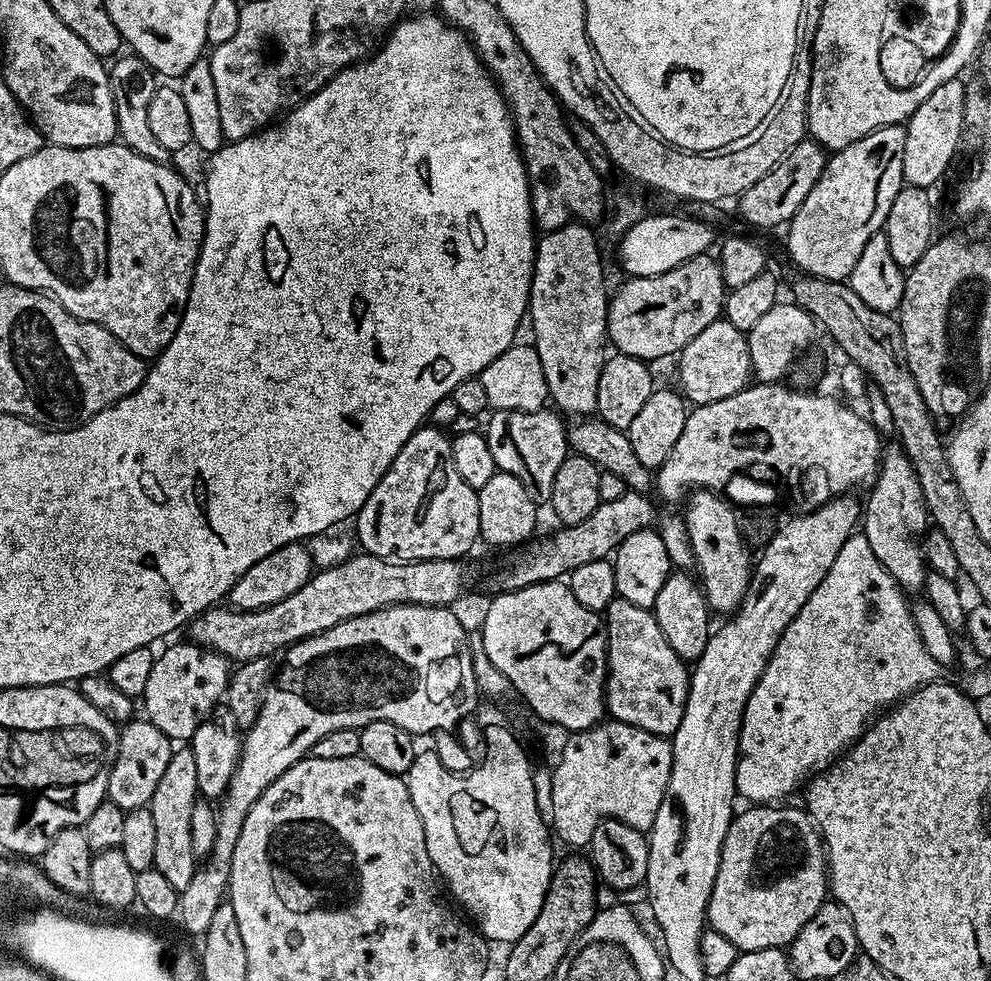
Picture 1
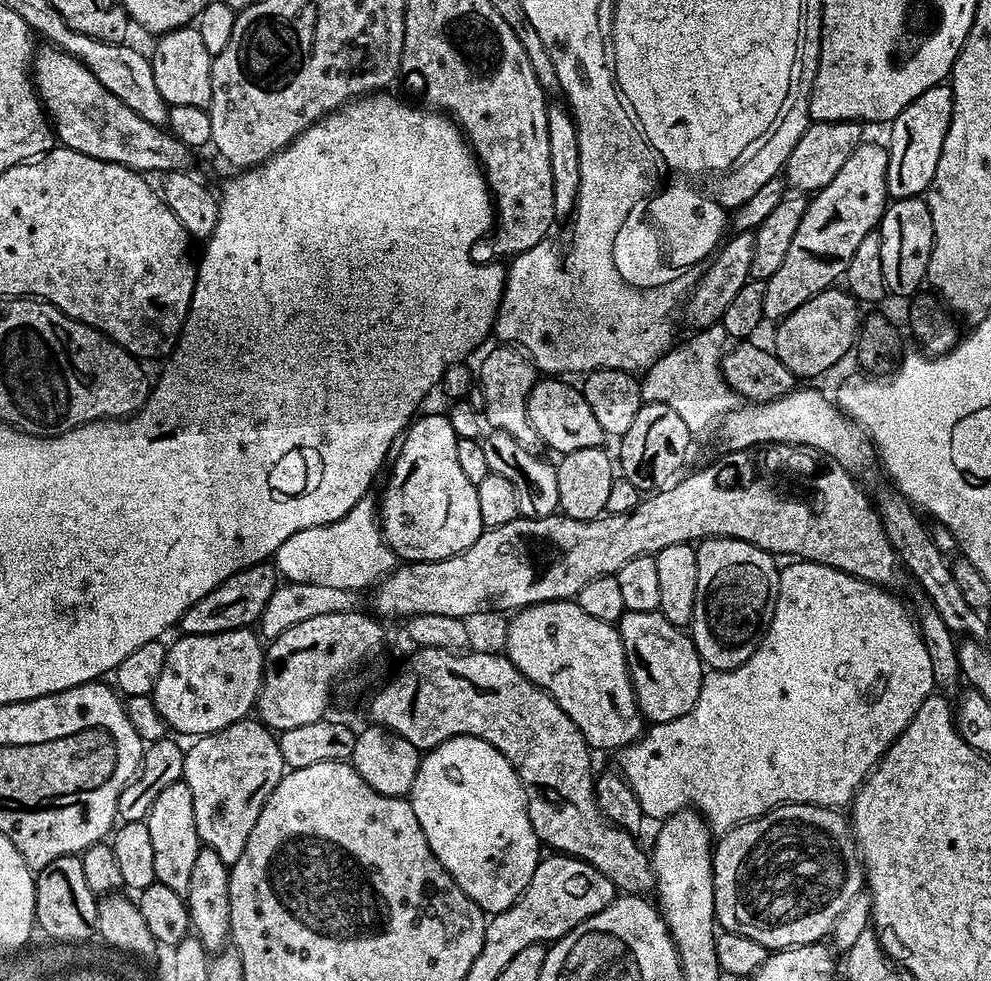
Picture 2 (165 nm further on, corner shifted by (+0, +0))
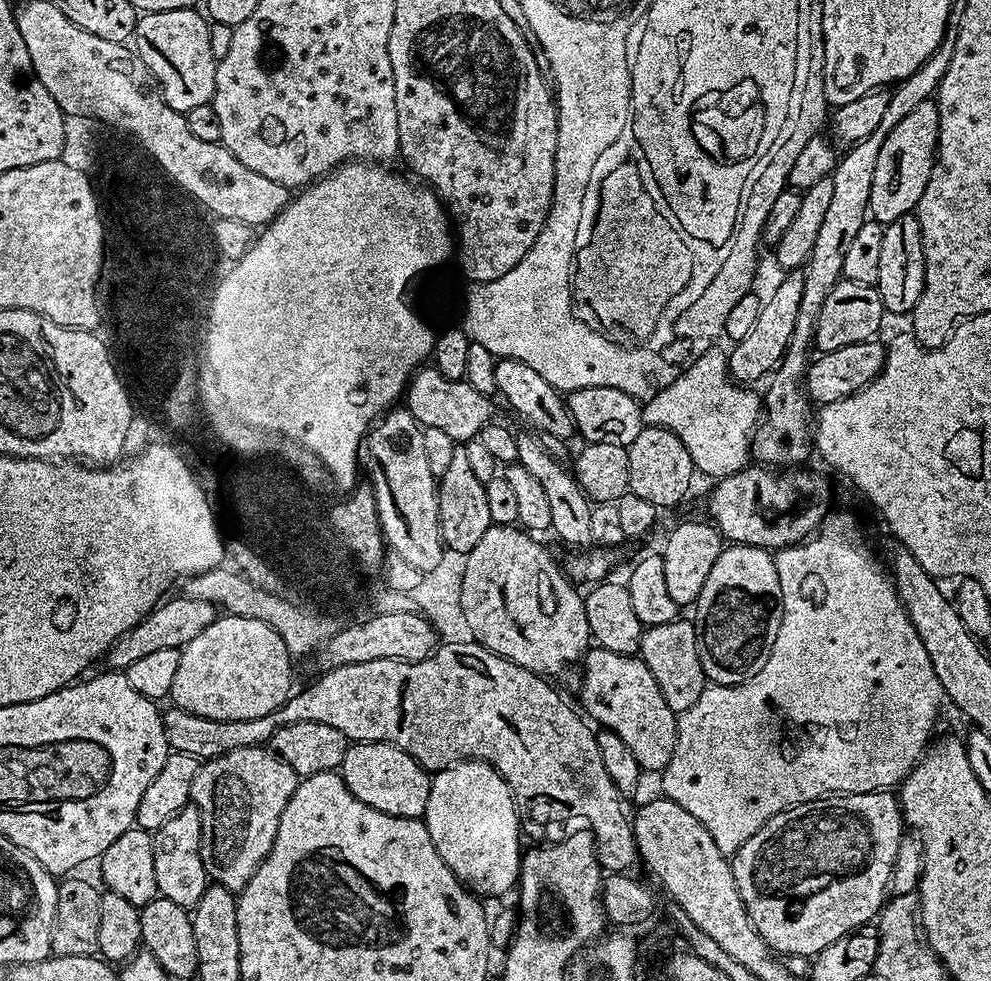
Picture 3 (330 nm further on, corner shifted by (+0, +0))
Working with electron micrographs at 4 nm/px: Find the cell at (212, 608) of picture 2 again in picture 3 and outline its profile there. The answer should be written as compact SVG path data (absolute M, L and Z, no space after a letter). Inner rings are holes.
M187 594L175 596L157 604L149 616L142 622L138 622L138 626L134 626L126 634L122 634L122 638L118 638L108 647L106 661L108 660L109 669L126 670L134 662L138 662L138 658L143 658L154 650L184 648L190 642L190 638L198 638L198 634L202 634L202 630L206 630L206 626L210 626L210 622L216 620L218 609L215 604Z

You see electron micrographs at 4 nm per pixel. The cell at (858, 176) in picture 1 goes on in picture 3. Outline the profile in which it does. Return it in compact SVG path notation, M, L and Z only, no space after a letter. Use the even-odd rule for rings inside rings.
M792 270L788 276L760 305L760 313L750 327L750 332L741 340L731 345L732 350L727 353L728 372L732 380L744 386L755 385L755 380L763 381L779 364L788 348L790 334L794 334L794 322L798 322L798 306L802 302L803 275Z

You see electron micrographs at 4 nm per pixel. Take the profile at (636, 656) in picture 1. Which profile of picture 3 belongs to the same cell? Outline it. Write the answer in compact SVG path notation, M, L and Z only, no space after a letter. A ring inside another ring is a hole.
M677 618L665 624L647 625L640 633L638 655L650 674L654 674L654 682L658 682L658 690L662 690L662 698L666 698L673 712L682 713L698 702L698 694L706 687L706 677L698 658L696 626L691 619Z

